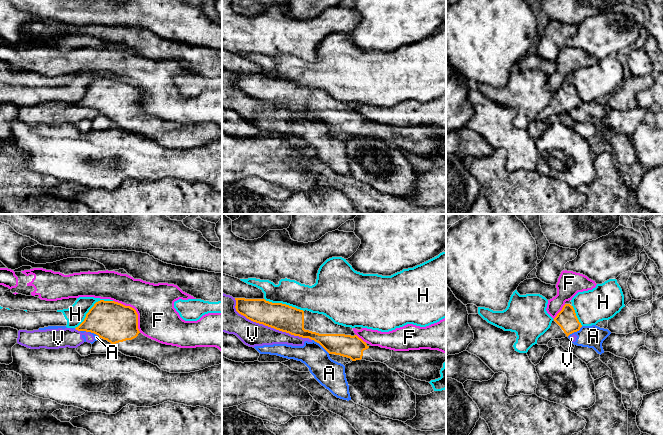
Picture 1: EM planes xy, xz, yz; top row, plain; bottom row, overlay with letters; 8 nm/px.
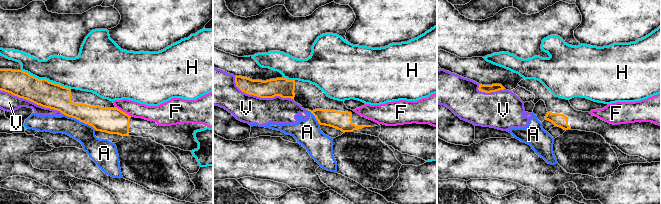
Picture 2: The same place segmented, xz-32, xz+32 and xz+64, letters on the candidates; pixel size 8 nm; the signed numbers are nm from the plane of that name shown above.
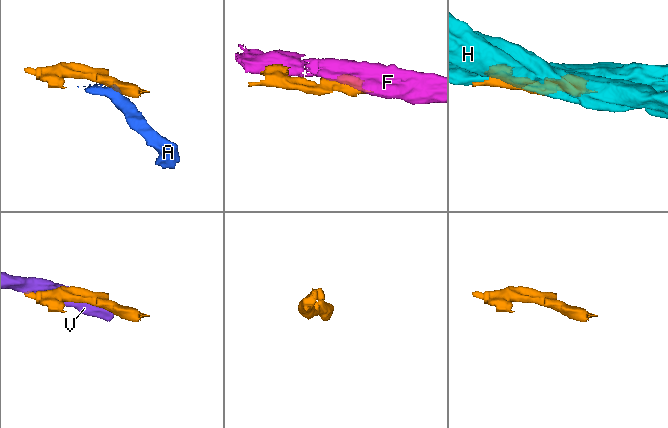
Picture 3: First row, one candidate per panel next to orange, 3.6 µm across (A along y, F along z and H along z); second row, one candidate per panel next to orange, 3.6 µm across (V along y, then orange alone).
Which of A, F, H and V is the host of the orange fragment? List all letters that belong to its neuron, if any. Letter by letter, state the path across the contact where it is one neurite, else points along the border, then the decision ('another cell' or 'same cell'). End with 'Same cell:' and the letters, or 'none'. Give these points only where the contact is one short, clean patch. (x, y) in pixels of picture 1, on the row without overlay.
A: border along xz (312, 115), (329, 129); another cell
F: another cell
H: another cell
V: another cell
Same cell: none

